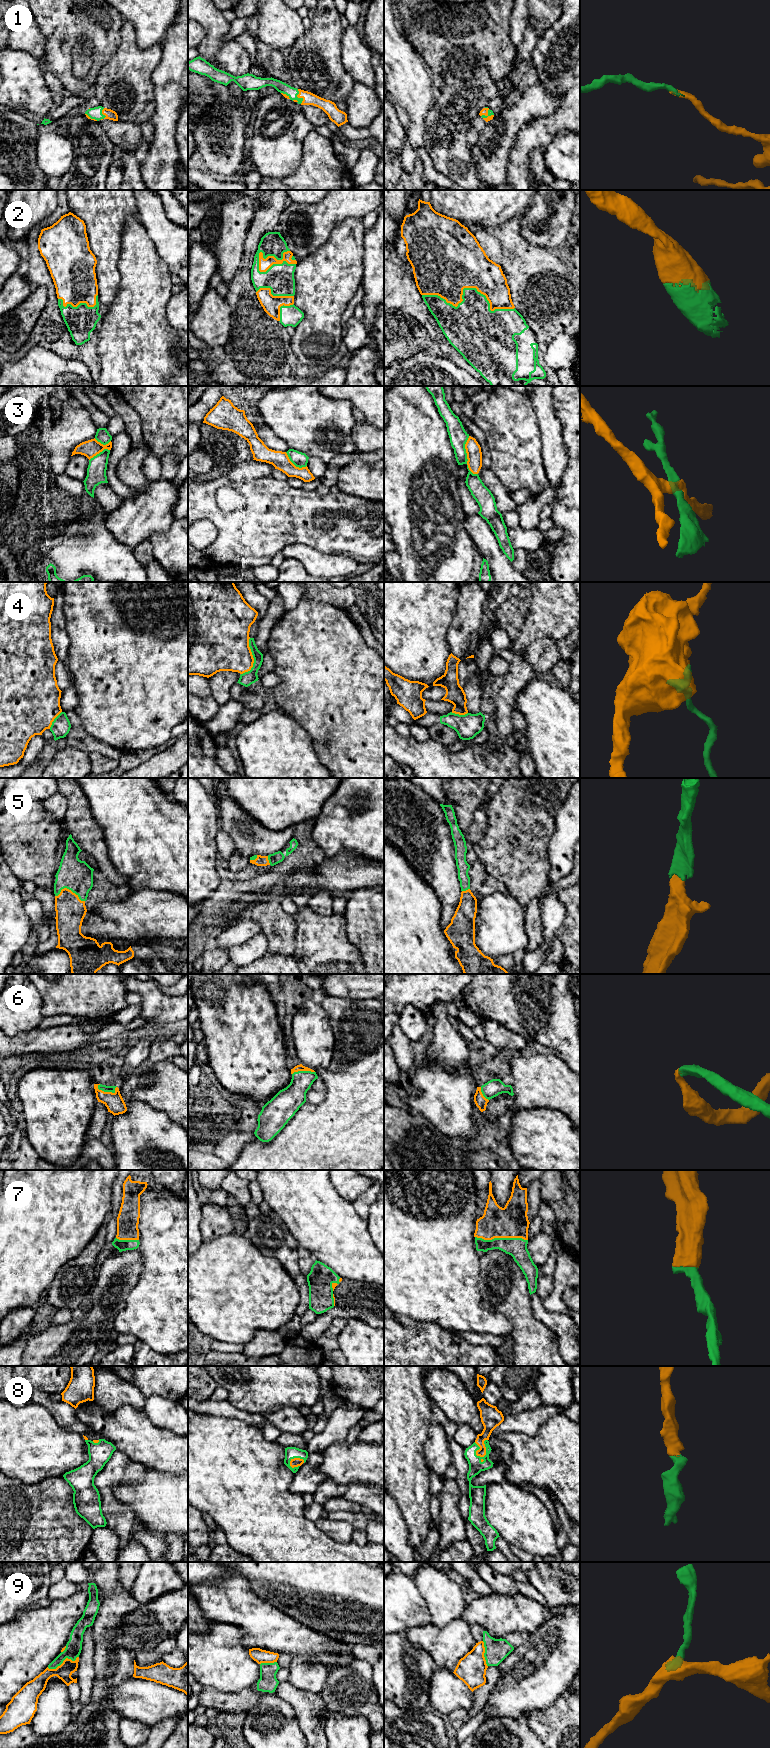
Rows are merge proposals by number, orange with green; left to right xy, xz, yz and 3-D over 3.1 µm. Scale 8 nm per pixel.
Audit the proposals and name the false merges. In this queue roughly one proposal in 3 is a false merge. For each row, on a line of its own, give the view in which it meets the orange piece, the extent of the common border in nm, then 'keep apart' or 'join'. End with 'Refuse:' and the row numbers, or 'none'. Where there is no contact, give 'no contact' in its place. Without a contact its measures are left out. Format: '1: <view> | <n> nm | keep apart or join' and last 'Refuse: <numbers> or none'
1: xz | 120 nm | join
2: yz | 750 nm | join
3: yz | 320 nm | keep apart
4: xz | 300 nm | keep apart
5: xy | 240 nm | join
6: xy | 160 nm | join
7: yz | 420 nm | join
8: yz | 200 nm | join
9: xy | 280 nm | keep apart
Refuse: 3, 4, 9

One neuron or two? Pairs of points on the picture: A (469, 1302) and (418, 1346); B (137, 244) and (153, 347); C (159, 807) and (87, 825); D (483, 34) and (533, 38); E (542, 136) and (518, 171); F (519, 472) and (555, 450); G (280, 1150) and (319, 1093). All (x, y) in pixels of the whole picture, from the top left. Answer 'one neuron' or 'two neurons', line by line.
A: two neurons
B: one neuron
C: two neurons
D: two neurons
E: one neuron
F: two neurons
G: two neurons

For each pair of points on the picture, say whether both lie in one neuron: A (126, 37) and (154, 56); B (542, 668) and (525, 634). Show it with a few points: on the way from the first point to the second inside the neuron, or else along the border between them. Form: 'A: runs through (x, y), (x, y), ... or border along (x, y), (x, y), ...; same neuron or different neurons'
A: runs through (131, 45), (142, 56), (146, 56); same neuron
B: border along (553, 638), (537, 638), (518, 653); different neurons

